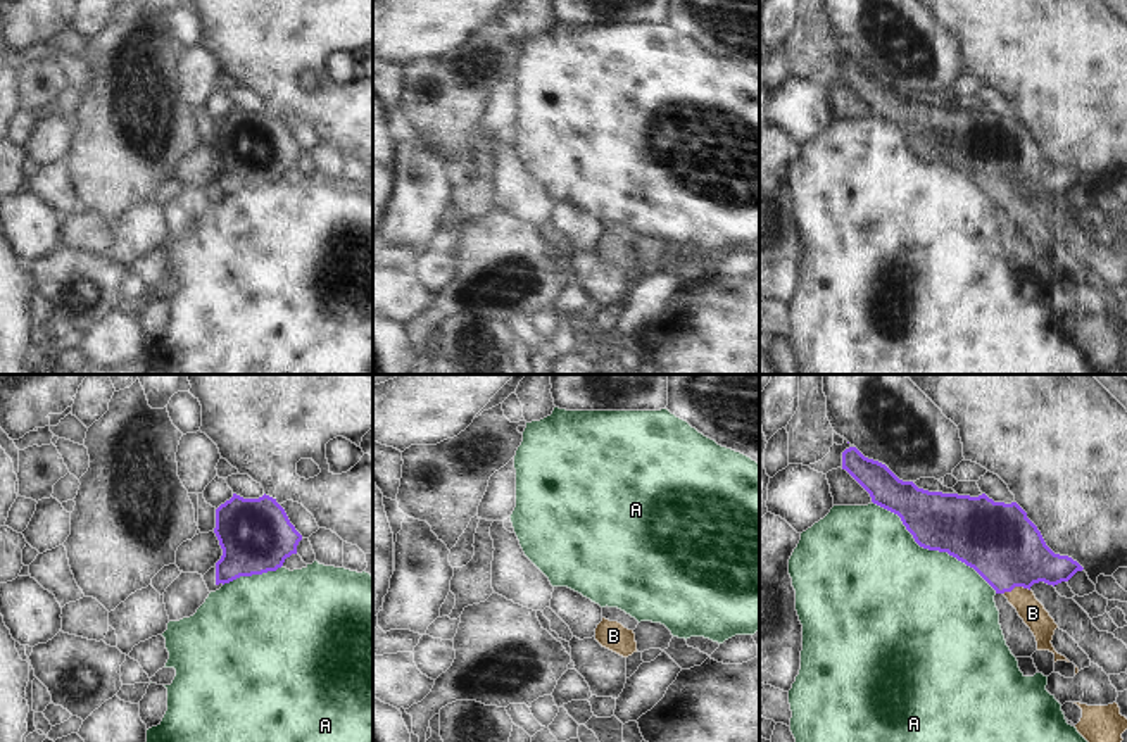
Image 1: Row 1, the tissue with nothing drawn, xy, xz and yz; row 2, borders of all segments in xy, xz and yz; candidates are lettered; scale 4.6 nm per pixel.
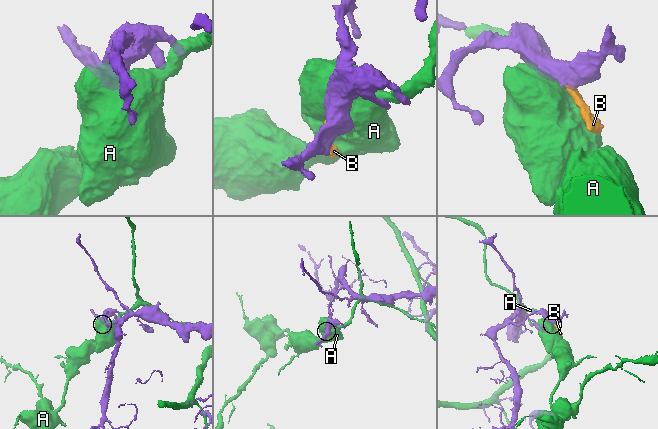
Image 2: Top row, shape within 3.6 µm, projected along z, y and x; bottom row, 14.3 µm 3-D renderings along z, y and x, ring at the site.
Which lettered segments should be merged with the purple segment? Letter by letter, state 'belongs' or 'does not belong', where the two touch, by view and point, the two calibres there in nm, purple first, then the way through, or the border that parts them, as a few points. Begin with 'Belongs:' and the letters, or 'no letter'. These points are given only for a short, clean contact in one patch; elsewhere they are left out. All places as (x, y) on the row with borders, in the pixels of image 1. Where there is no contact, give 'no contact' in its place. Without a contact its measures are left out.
Belongs: B
A: does not belong; meets purple in yz at (931, 549); 320 nm thick on the purple side, 500 nm on the other
B: belongs; meets purple in yz at (1015, 585); 360 nm thick on the purple side, 120 nm on the other; runs through yz (998, 540), (1012, 556), (1015, 585), (1032, 613)

